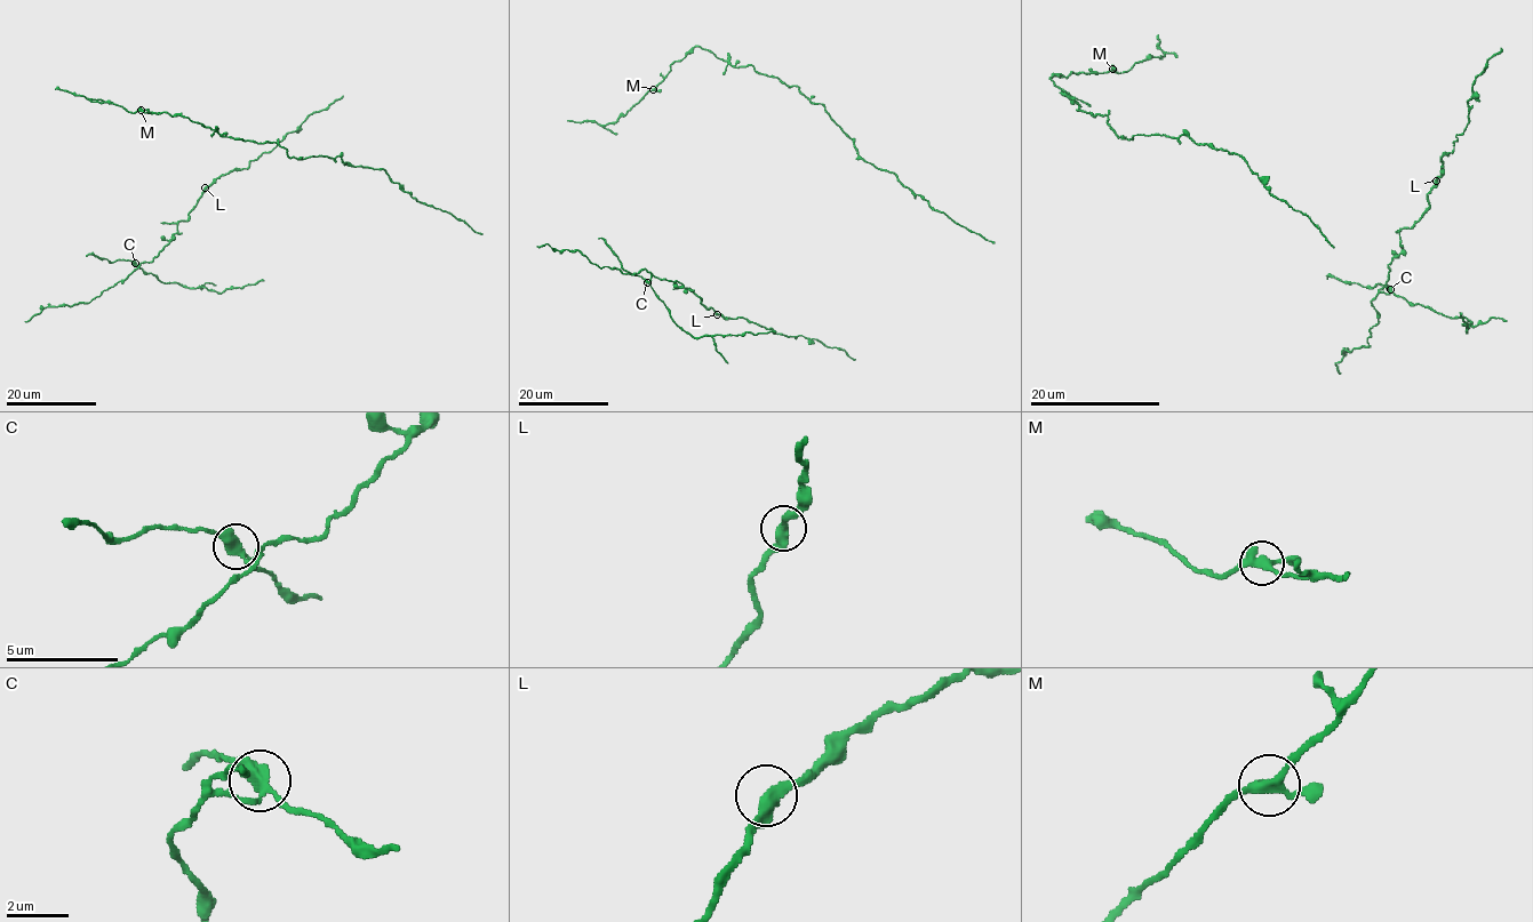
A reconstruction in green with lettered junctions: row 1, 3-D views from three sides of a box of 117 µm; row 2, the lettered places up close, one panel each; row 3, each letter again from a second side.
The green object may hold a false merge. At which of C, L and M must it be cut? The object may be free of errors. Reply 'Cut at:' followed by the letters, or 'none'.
Cut at: C

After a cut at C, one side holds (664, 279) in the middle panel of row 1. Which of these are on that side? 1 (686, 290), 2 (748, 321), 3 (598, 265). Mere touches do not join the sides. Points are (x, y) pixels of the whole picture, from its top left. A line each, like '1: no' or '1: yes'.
1: yes
2: yes
3: yes

